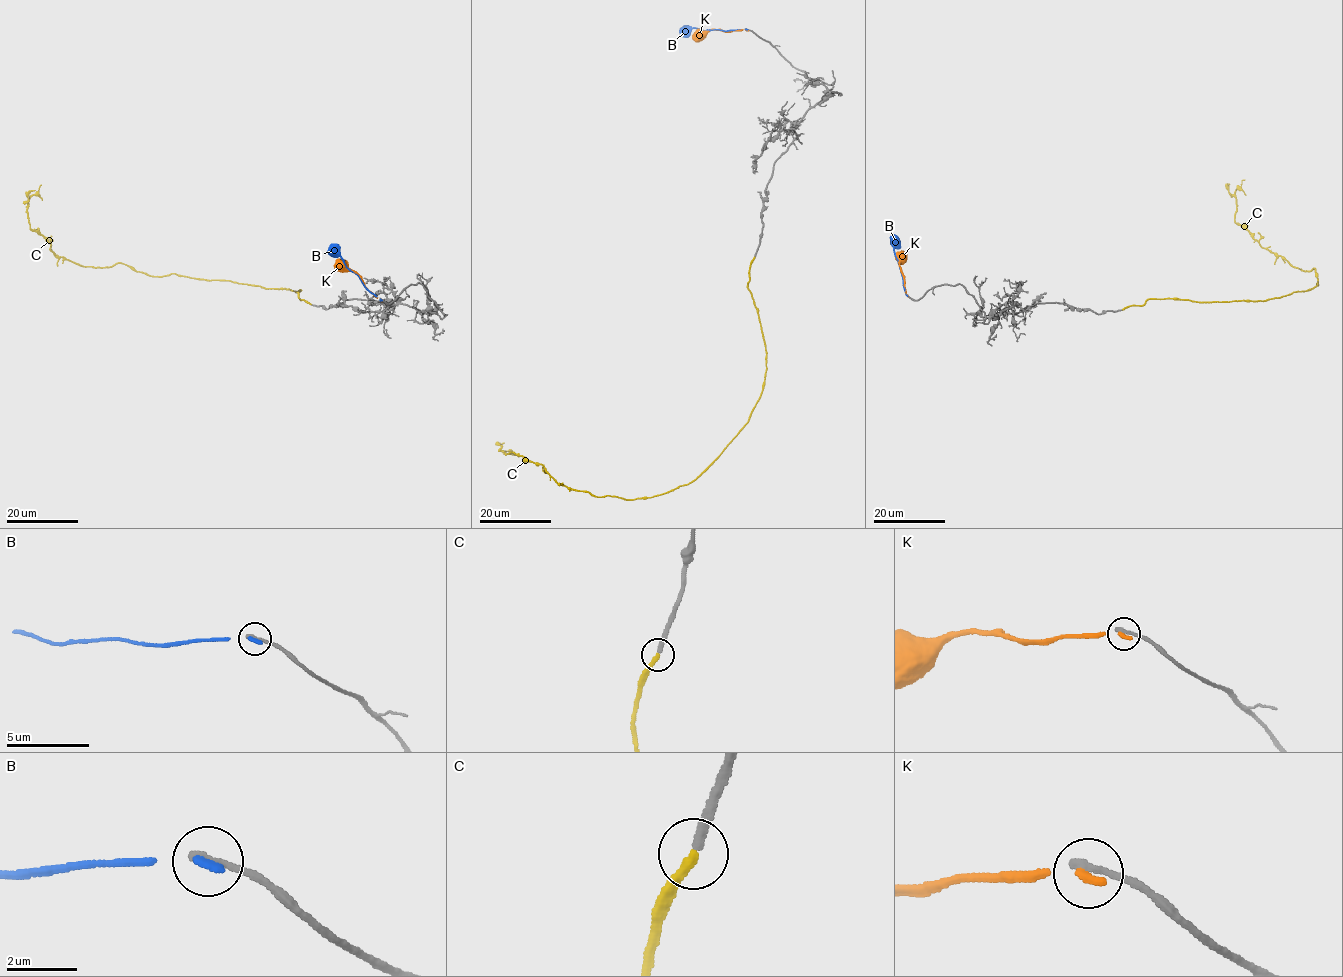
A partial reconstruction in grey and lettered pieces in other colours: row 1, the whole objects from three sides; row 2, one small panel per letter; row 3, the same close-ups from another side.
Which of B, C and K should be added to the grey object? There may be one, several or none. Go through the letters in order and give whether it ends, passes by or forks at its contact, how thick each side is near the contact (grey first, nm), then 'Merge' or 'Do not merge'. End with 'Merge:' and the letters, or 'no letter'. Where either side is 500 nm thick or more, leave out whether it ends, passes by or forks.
B: It ends there. Thickness 240 nm (grey) against 220 nm. Do not merge
C: It ends there. Thickness 240 nm (grey) against 280 nm. Merge
K: It ends there. Thickness 240 nm (grey) against 220 nm. Do not merge
Merge: C

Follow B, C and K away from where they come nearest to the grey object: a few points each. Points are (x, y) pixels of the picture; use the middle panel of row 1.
B: (747, 29), (692, 27), (687, 33), (680, 32)
C: (754, 257), (764, 387), (694, 480), (594, 497), (502, 451), (513, 455)
K: (747, 29), (713, 29), (699, 40), (692, 38)

